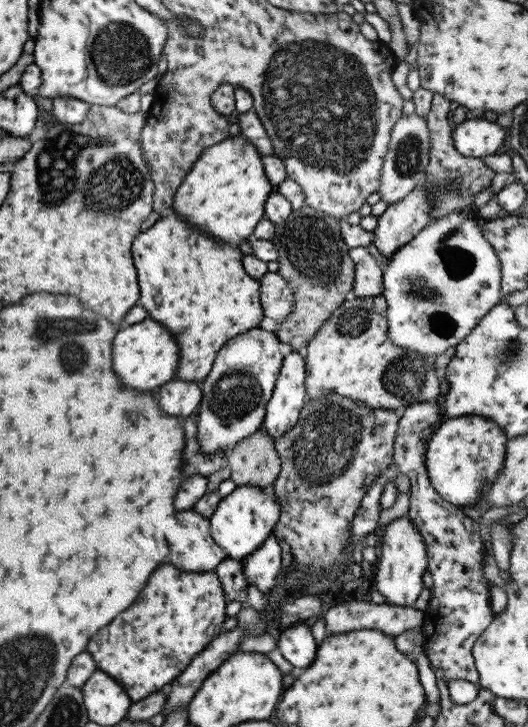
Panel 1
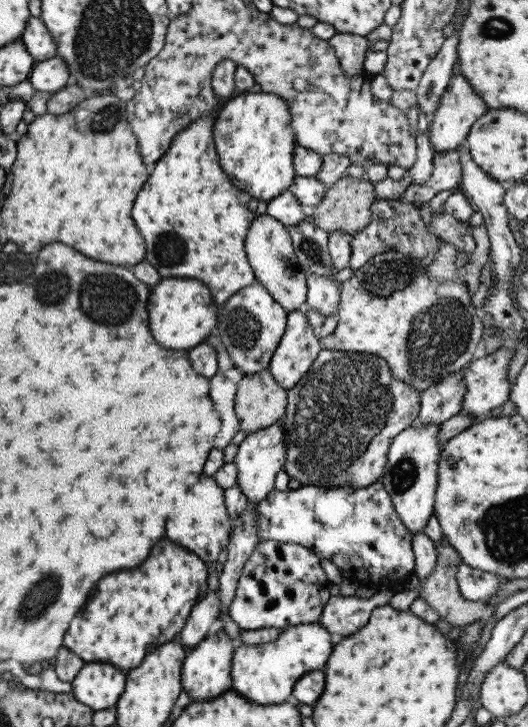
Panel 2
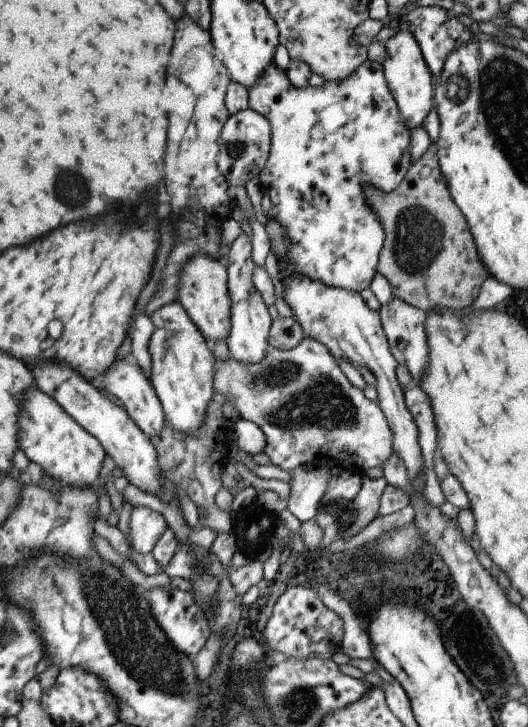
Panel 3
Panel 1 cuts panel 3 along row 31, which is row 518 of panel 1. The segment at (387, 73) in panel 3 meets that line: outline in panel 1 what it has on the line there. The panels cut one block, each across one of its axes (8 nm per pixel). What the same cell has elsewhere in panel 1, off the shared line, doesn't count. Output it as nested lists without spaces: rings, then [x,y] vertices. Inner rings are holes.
[[[401,516],[384,526],[379,540],[381,554],[379,561],[375,563],[376,570],[372,576],[375,591],[383,596],[387,605],[413,607],[423,588],[422,577],[428,564],[425,544],[421,540],[419,530],[411,524],[407,516]]]

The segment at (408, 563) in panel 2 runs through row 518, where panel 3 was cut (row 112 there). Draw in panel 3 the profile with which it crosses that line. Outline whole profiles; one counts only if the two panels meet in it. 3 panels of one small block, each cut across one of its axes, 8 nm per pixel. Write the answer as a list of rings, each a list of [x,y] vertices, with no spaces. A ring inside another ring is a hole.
[[[365,59],[349,76],[337,81],[325,81],[319,86],[296,89],[287,80],[285,73],[279,69],[275,63],[271,63],[266,71],[256,80],[256,83],[247,89],[248,107],[258,112],[270,124],[270,147],[267,160],[259,172],[259,191],[267,194],[270,198],[269,214],[284,228],[286,239],[288,240],[288,250],[286,251],[286,266],[278,269],[279,280],[282,282],[282,276],[287,273],[308,276],[308,279],[318,280],[328,287],[339,287],[352,291],[361,292],[367,286],[376,273],[378,263],[378,254],[383,246],[384,232],[380,225],[377,215],[372,212],[371,207],[365,200],[363,192],[364,187],[371,185],[381,192],[388,193],[403,180],[405,172],[411,163],[410,158],[410,132],[401,120],[399,109],[389,92],[382,73],[380,62]]]

